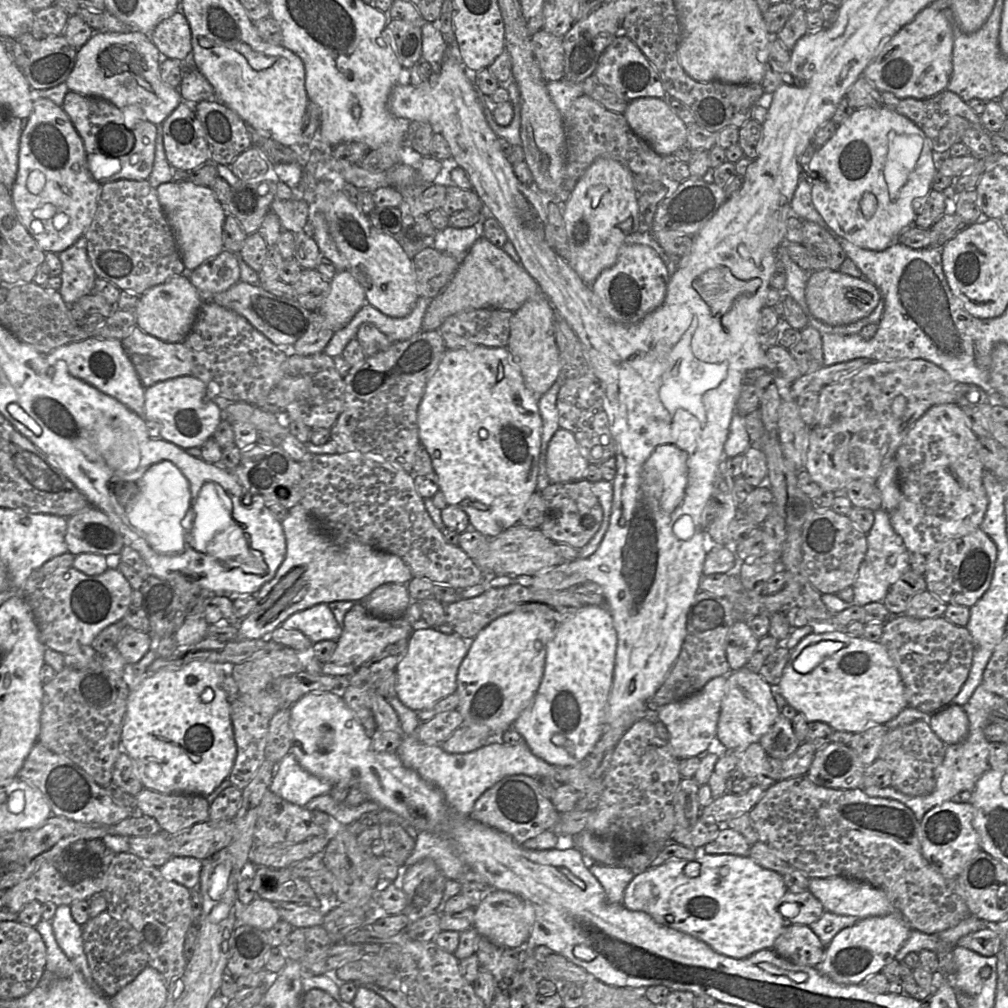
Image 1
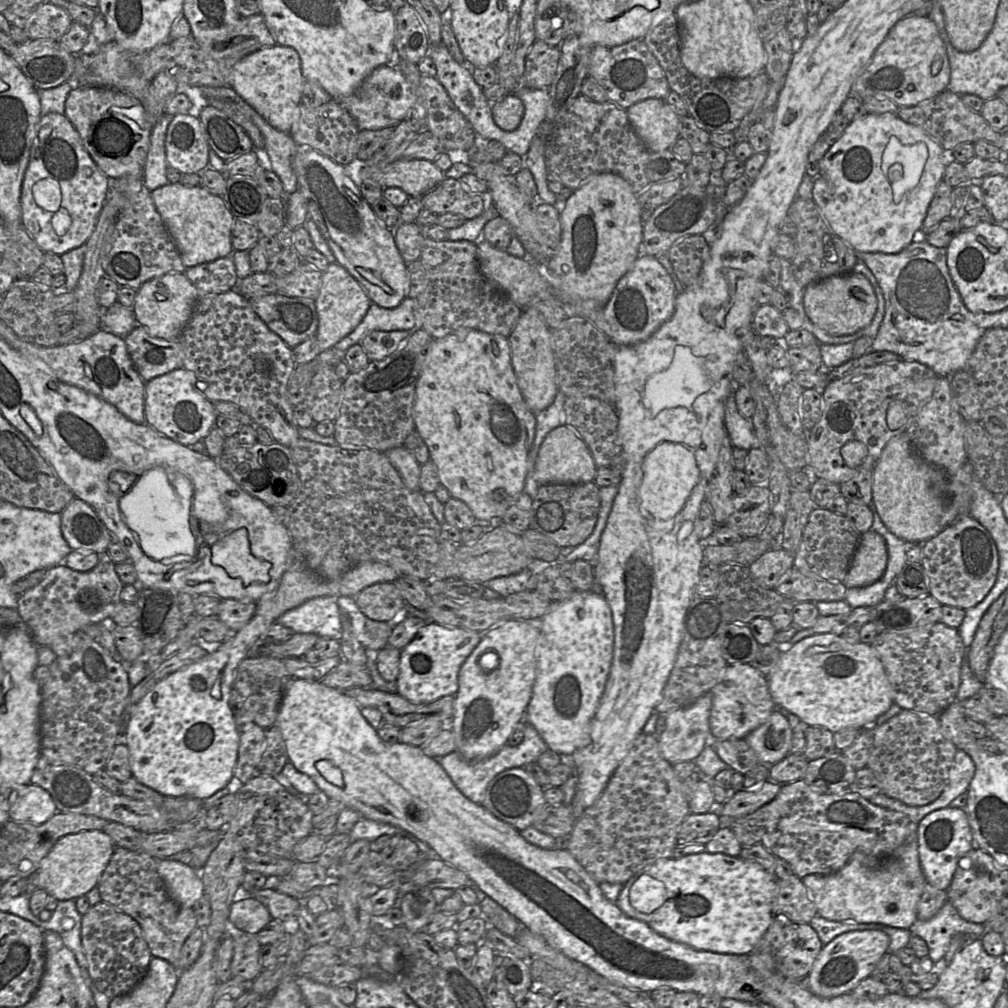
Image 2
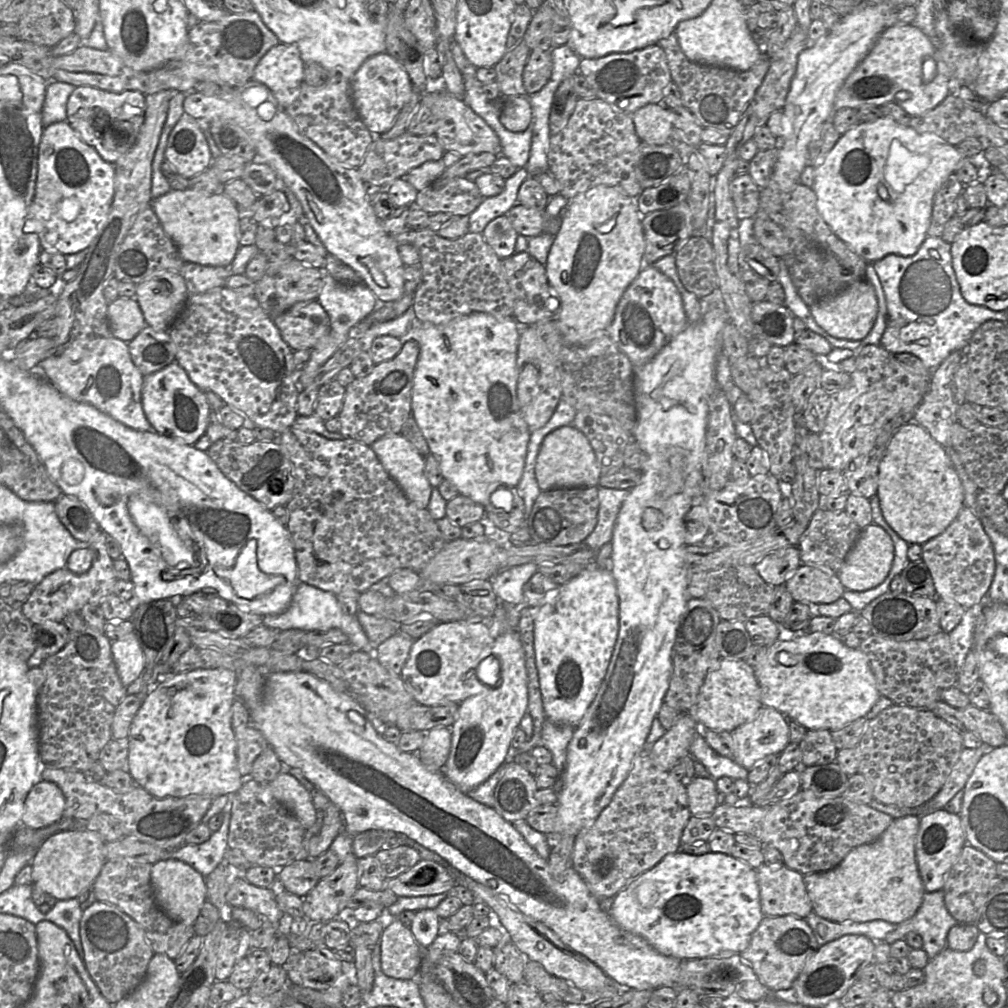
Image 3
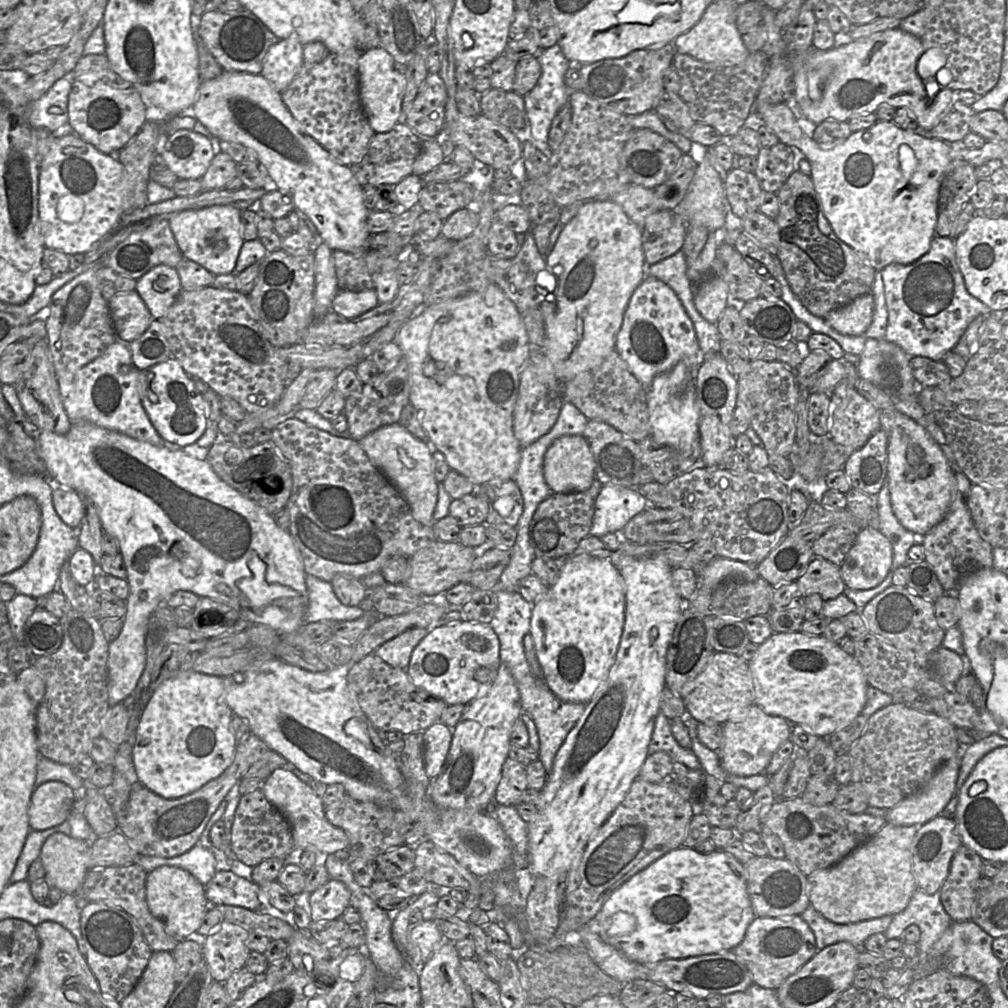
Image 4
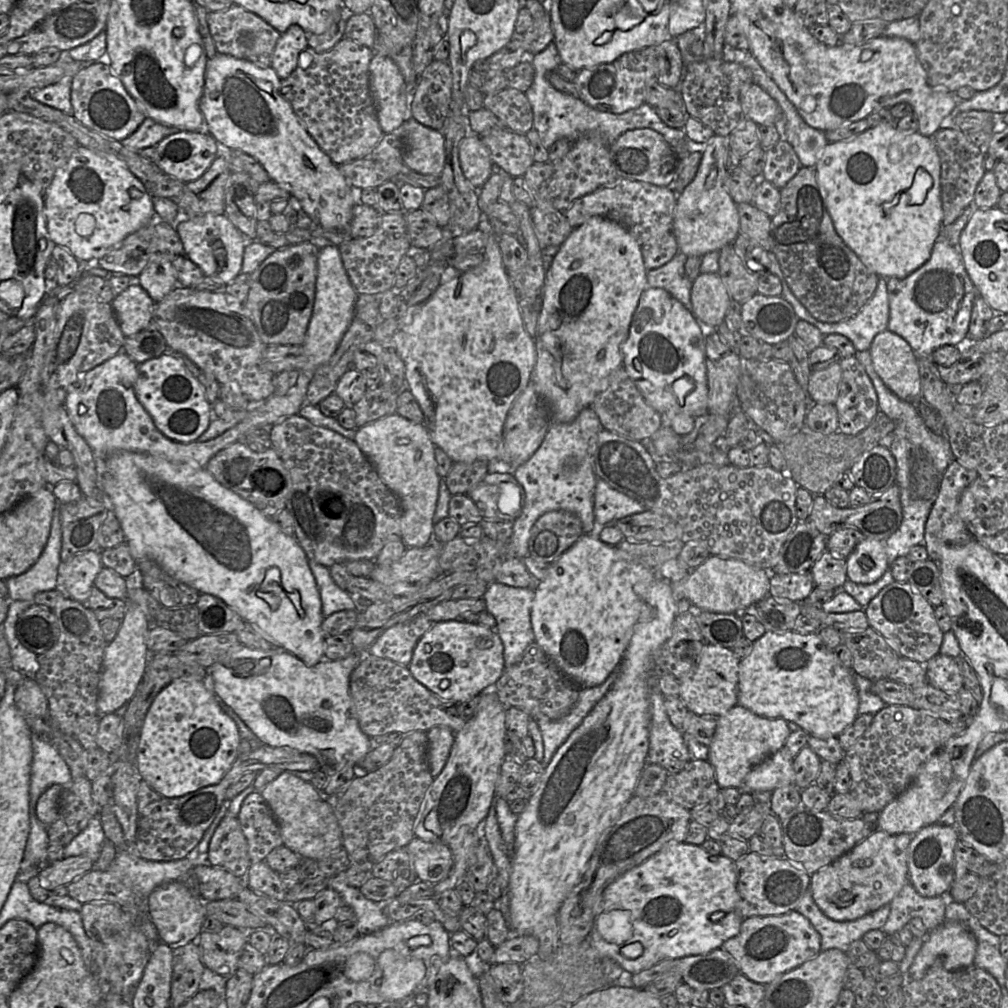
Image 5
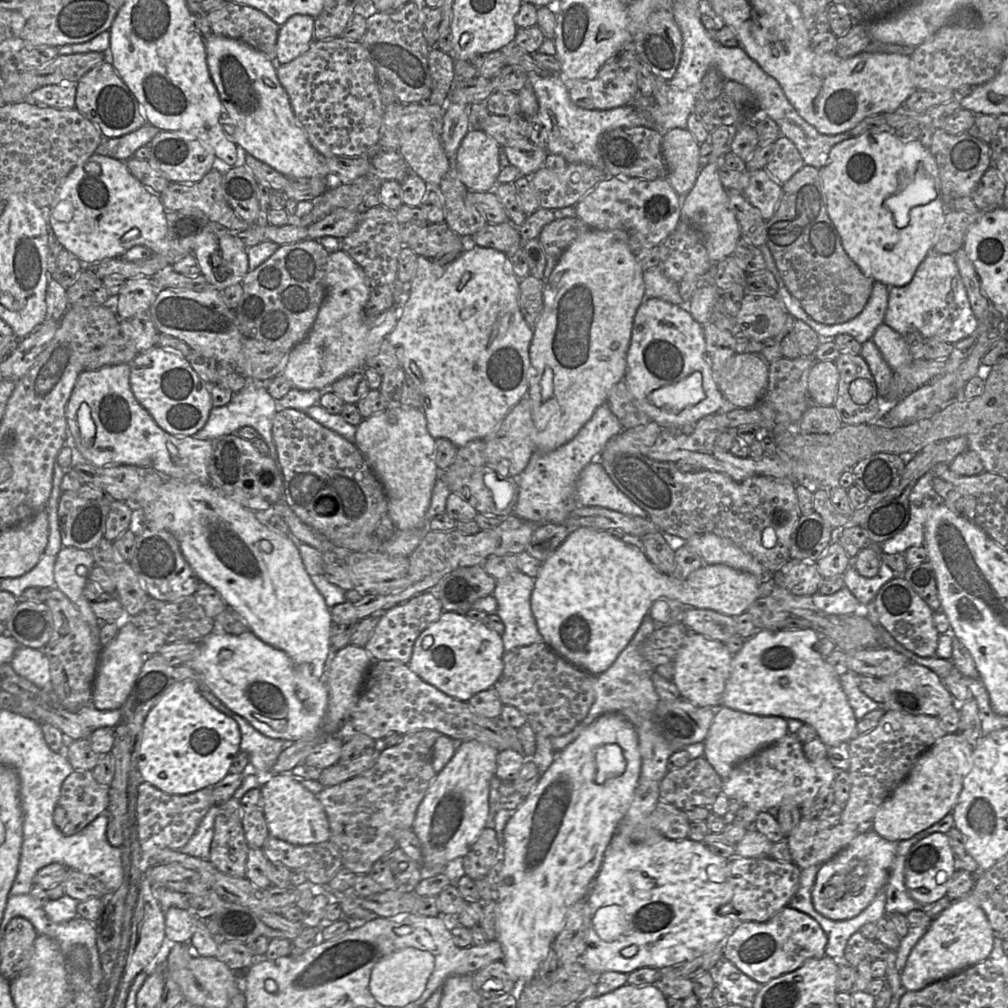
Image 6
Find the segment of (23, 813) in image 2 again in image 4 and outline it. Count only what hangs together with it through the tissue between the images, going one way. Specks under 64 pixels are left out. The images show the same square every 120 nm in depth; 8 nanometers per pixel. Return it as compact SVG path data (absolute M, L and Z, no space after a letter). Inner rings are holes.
M47 781L32 793L28 817L31 830L46 830L60 825L72 812L74 790L66 783Z

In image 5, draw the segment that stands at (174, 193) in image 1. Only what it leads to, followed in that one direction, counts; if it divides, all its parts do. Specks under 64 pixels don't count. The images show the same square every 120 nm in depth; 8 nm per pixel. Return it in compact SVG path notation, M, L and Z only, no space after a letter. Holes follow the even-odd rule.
M207 213L191 217L176 224L182 241L184 255L195 263L207 277L220 278L230 283L241 272L243 254L248 240L230 221L226 214Z

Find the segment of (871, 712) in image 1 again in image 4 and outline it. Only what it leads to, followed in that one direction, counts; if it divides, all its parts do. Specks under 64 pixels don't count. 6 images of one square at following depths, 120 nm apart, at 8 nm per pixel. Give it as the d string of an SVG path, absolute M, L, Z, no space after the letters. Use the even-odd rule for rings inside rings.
M801 631L773 633L758 646L757 652L749 661L755 704L772 716L788 718L802 725L811 733L829 739L829 736L862 714L867 700L868 681L854 655L844 652L837 643L821 635L808 635Z

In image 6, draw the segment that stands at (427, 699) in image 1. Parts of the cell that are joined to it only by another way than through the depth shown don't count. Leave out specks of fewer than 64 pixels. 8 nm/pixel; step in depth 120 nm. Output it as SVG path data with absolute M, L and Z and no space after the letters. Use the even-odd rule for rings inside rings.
M443 611L440 618L429 625L416 639L408 667L425 682L443 693L461 701L468 701L474 694L492 688L504 668L502 637L480 621L473 621L465 614Z

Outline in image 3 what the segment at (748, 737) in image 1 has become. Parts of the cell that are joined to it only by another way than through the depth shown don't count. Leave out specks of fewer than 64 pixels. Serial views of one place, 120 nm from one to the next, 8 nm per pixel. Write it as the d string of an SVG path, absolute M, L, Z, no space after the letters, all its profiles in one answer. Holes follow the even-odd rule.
M721 659L719 668L705 679L697 702L689 709L689 715L697 723L703 723L714 731L733 731L737 727L755 719L761 702L761 687L755 669L744 660Z

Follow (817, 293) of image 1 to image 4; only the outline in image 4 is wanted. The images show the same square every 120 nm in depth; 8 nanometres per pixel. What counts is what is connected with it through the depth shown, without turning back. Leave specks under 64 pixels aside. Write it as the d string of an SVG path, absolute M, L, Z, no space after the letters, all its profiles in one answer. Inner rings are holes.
M870 292L829 312L824 320L840 334L858 336L867 331L872 323L873 314L874 297Z

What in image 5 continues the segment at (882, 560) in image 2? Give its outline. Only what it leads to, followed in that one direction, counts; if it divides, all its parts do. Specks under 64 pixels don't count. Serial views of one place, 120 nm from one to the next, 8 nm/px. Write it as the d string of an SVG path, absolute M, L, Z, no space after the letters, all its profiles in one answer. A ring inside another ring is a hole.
M865 538L846 559L847 578L857 584L873 584L888 569L886 541Z

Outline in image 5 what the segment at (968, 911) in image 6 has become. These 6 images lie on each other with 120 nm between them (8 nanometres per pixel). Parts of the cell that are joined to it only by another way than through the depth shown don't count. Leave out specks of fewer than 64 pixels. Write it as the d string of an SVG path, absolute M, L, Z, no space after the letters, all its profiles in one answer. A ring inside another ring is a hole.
M944 922L926 936L924 943L909 968L907 979L925 976L938 958L947 971L973 965L977 949L974 935L958 922Z

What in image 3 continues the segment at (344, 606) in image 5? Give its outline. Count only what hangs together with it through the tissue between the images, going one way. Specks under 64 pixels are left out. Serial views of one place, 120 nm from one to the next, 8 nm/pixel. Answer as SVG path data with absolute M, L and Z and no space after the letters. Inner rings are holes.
M298 583L289 607L282 613L263 616L263 624L279 631L299 629L308 632L337 628L348 636L348 643L351 644L353 650L374 654L375 649L377 649L371 645L357 616L347 615L342 611L335 594L307 583Z

